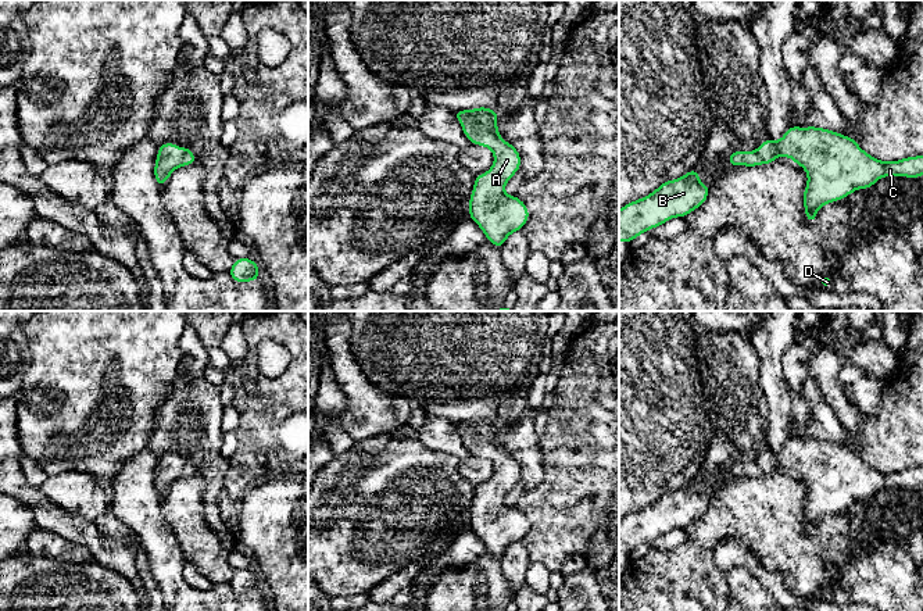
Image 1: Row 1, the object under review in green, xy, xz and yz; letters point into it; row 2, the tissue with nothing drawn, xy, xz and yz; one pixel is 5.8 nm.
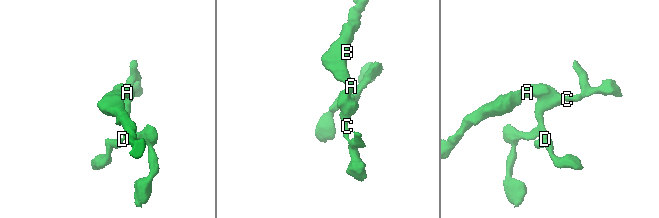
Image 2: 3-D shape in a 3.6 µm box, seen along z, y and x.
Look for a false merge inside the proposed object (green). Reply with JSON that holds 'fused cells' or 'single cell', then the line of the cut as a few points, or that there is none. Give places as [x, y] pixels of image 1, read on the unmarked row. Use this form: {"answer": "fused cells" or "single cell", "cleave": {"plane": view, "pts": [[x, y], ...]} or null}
{"answer": "single cell", "cleave": null}

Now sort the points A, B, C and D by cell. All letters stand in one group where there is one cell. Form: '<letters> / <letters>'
A B C D

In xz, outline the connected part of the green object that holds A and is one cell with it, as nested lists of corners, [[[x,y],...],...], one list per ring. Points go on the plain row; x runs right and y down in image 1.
[[[479,418],[454,422],[471,454],[494,464],[493,478],[475,489],[469,510],[469,529],[484,543],[489,553],[501,560],[507,549],[520,542],[529,530],[526,515],[504,503],[507,493],[520,480],[519,462],[500,449],[498,424]]]

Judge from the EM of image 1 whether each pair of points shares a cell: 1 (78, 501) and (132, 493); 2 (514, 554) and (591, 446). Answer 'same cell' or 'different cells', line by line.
1: different cells
2: different cells

